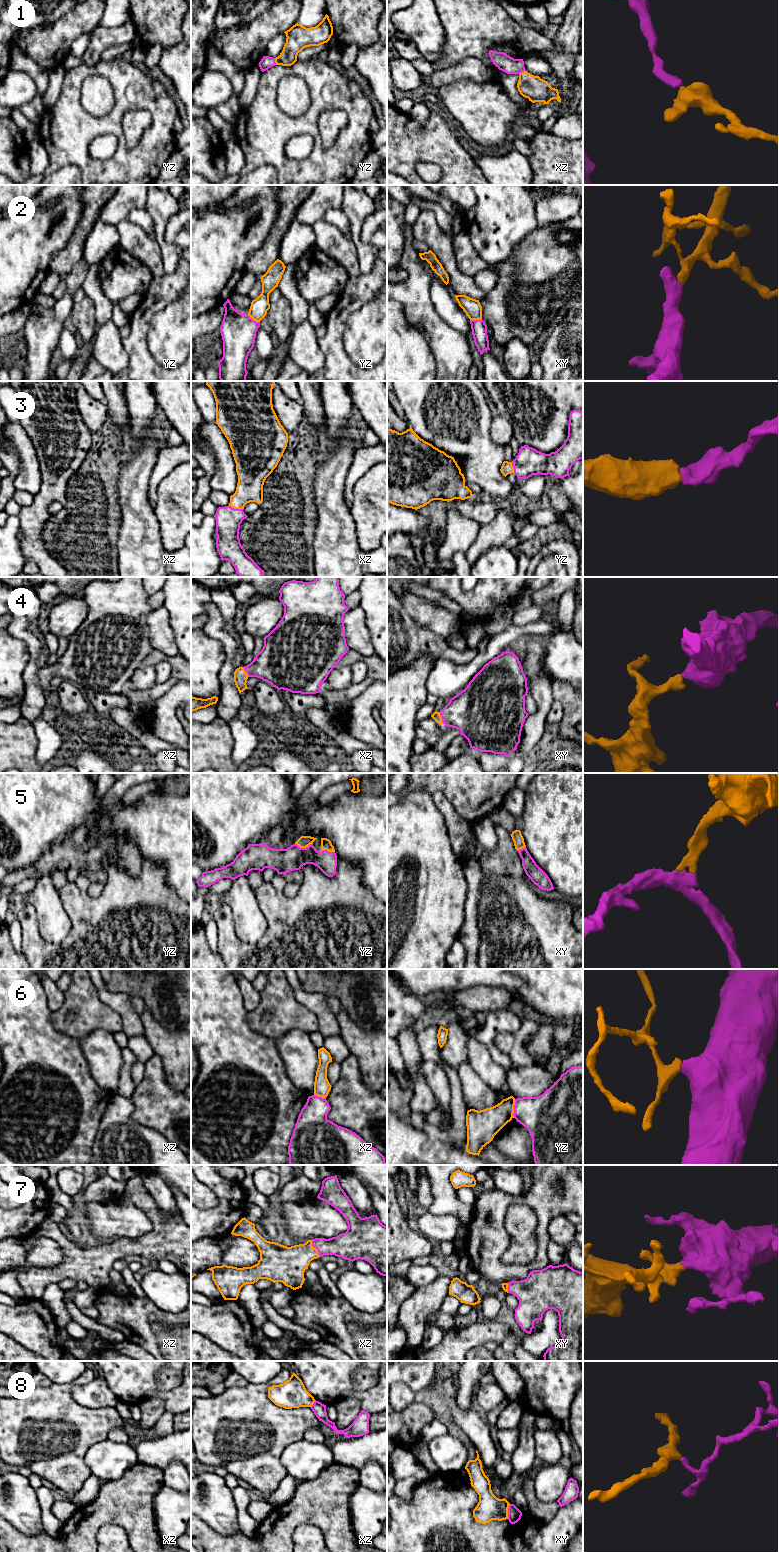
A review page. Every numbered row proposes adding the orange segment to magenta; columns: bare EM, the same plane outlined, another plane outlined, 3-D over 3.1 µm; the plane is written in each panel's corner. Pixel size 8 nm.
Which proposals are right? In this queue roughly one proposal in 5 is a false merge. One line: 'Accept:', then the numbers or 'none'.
Accept: 1, 2, 3, 4, 5, 7

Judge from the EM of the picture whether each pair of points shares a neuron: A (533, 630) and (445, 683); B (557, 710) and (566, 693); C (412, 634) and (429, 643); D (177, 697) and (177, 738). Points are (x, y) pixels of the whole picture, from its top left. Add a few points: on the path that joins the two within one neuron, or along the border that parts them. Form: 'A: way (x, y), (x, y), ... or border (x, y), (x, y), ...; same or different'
A: way (511, 634), (467, 671); same
B: border (554, 698), (562, 705), (562, 719), (558, 724); different
C: way (416, 638), (421, 643), (425, 643); same
D: way (170, 707), (170, 728); same

